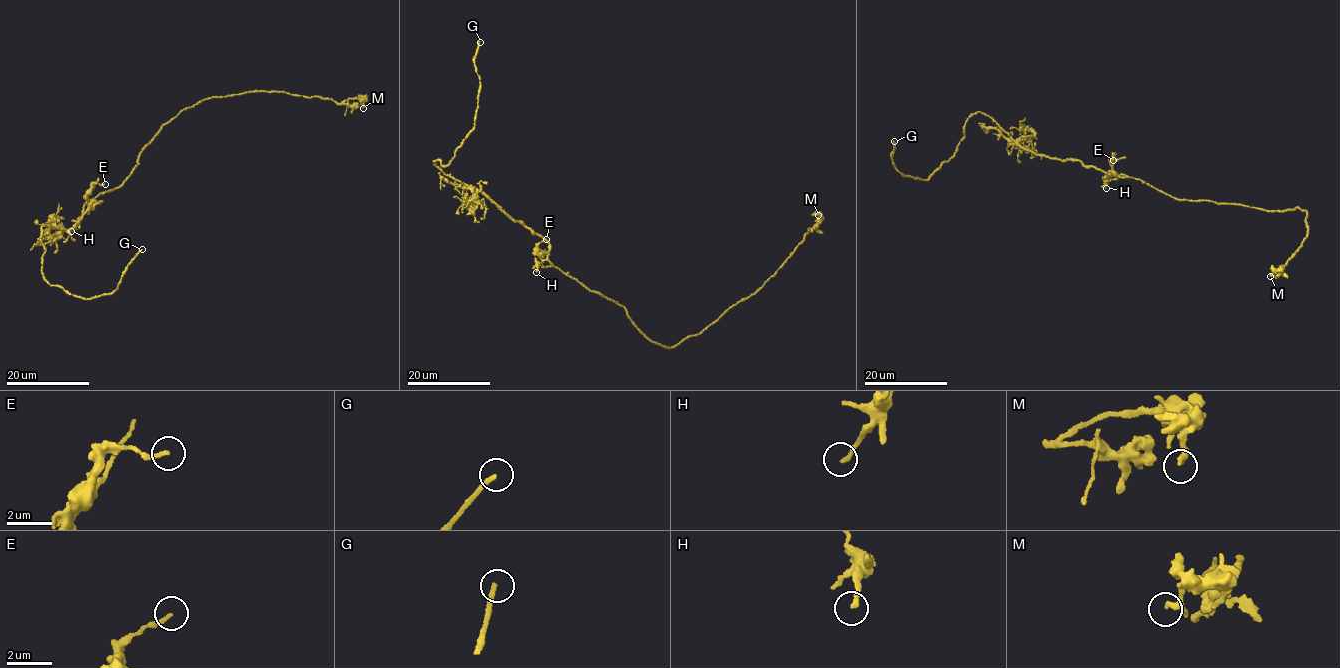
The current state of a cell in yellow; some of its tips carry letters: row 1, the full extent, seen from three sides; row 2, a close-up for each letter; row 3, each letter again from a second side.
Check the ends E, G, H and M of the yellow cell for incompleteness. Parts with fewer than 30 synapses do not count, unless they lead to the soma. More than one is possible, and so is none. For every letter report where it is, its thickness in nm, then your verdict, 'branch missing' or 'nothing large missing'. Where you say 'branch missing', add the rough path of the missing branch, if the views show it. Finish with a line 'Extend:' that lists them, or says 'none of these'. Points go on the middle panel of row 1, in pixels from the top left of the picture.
E: place (546, 239); calibre 160 nm; nothing large missing
G: place (480, 42); calibre 200 nm; branch missing; course (480, 42), (485, 21), (474, 5)
H: place (536, 272); calibre 190 nm; nothing large missing
M: place (818, 215); calibre 240 nm; nothing large missing
Extend: G

